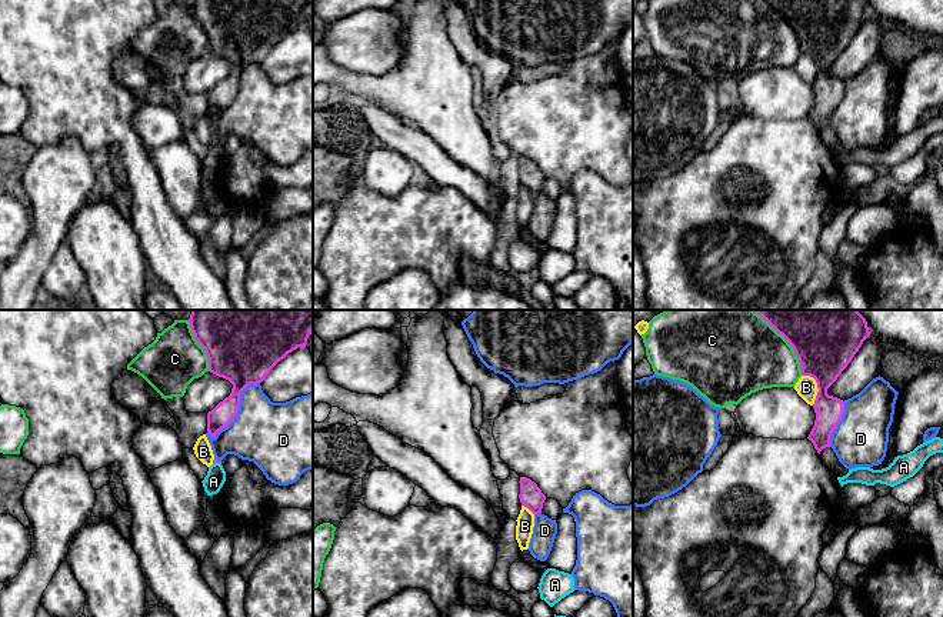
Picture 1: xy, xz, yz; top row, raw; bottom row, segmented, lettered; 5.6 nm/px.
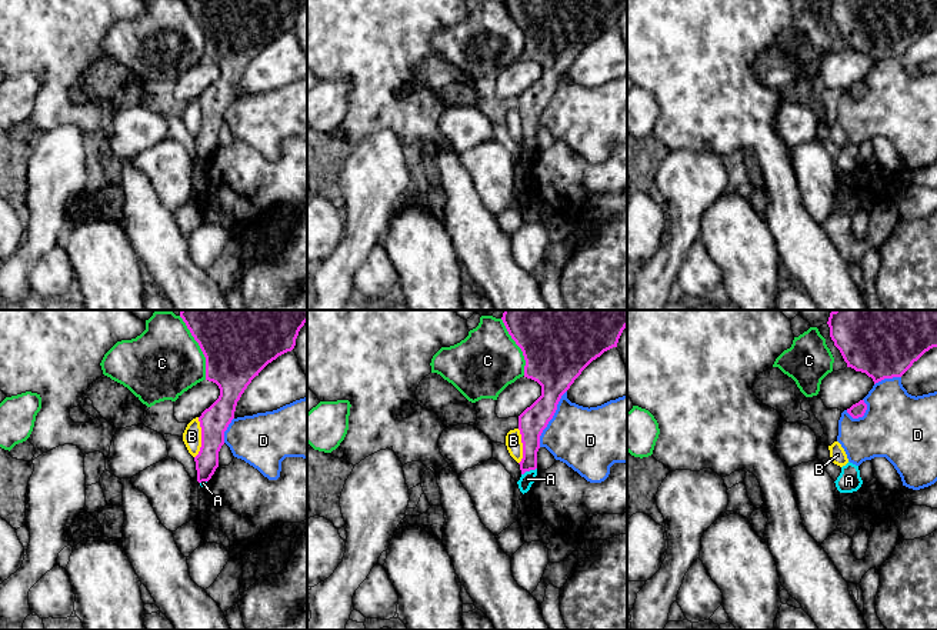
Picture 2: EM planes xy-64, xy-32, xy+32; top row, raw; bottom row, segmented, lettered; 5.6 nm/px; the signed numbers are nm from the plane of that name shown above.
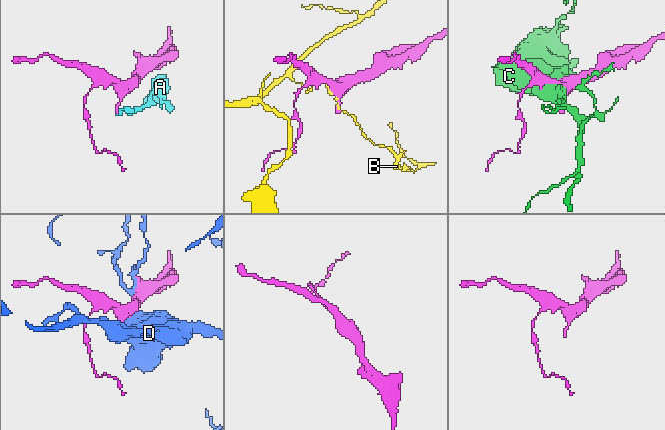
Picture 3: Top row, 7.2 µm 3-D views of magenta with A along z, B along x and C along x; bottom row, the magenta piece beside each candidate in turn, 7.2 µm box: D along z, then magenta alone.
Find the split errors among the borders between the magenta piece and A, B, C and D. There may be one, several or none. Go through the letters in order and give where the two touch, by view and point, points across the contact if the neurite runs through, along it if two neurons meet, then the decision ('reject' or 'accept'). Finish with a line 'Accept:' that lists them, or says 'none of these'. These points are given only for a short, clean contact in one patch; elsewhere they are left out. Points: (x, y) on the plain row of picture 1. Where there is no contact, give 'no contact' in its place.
A: meets magenta in xy at (216, 142); border along xy (219, 142), (213, 144); reject
B: meets magenta in yz at (817, 66); reject
C: meets magenta in yz at (792, 26); reject
D: meets magenta in xy at (237, 87); reject
Accept: none of these

